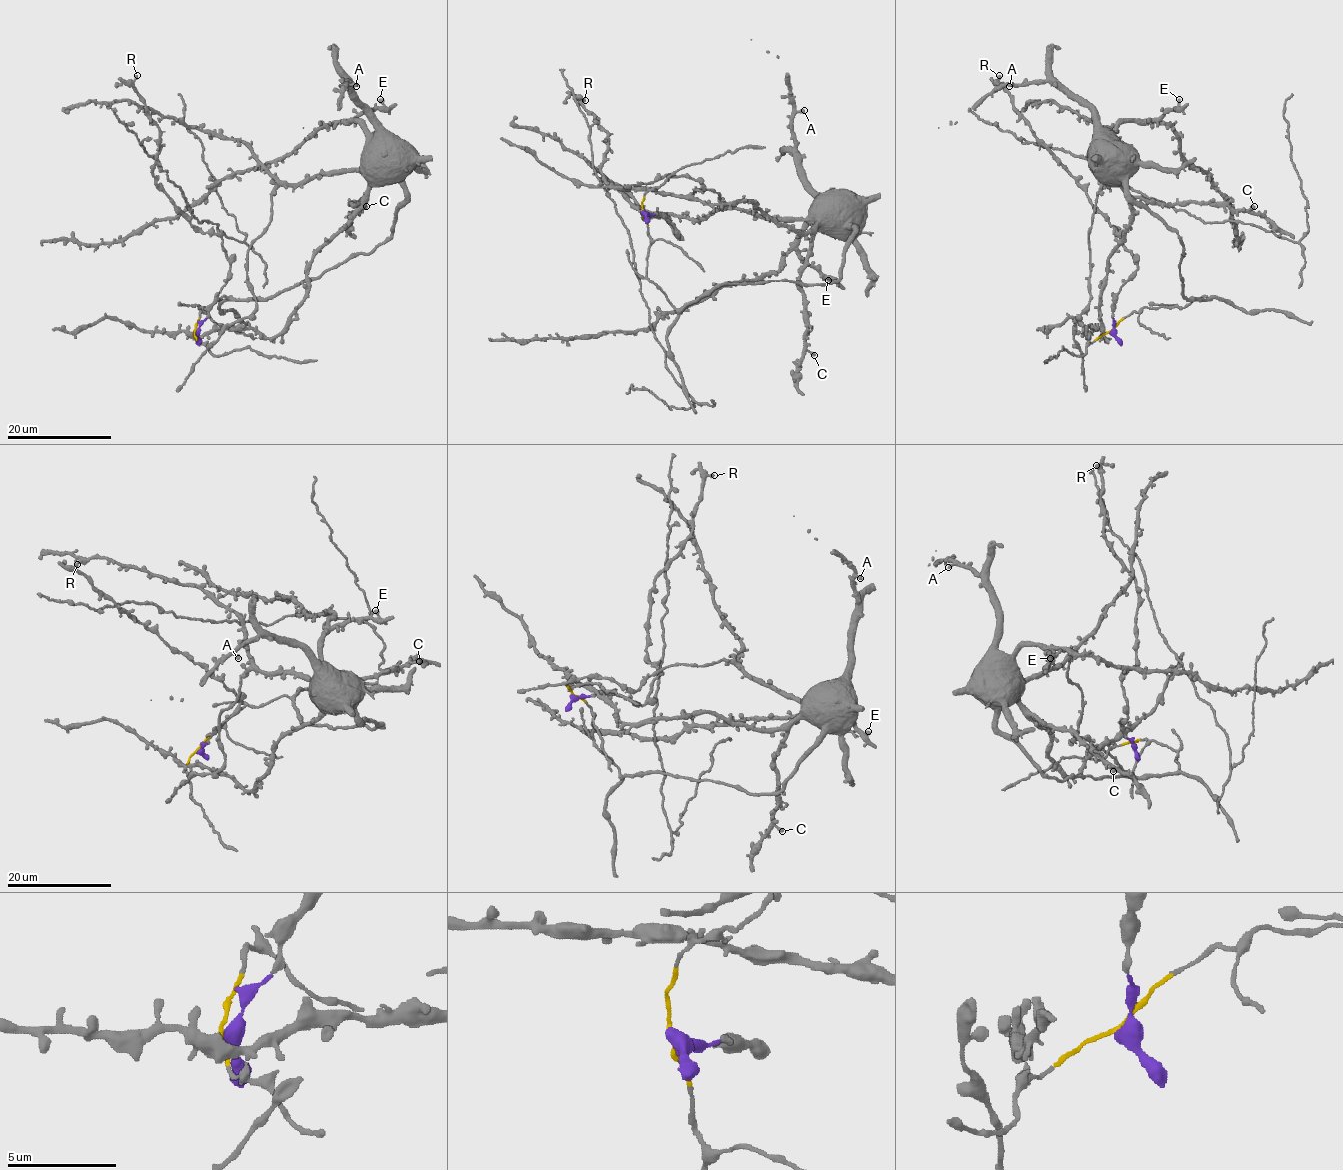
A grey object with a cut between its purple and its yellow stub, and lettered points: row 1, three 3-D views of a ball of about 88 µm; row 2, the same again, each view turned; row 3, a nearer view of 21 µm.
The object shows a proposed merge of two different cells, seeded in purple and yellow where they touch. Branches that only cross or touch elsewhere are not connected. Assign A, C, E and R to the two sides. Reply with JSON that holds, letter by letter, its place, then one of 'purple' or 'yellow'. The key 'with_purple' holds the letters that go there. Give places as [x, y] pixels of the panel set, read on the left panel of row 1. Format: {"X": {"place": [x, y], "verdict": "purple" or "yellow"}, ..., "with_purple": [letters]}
{"A": {"place": [356, 86], "verdict": "yellow"}, "C": {"place": [366, 206], "verdict": "yellow"}, "E": {"place": [380, 99], "verdict": "yellow"}, "R": {"place": [137, 75], "verdict": "purple"}, "with_purple": ["R"]}

